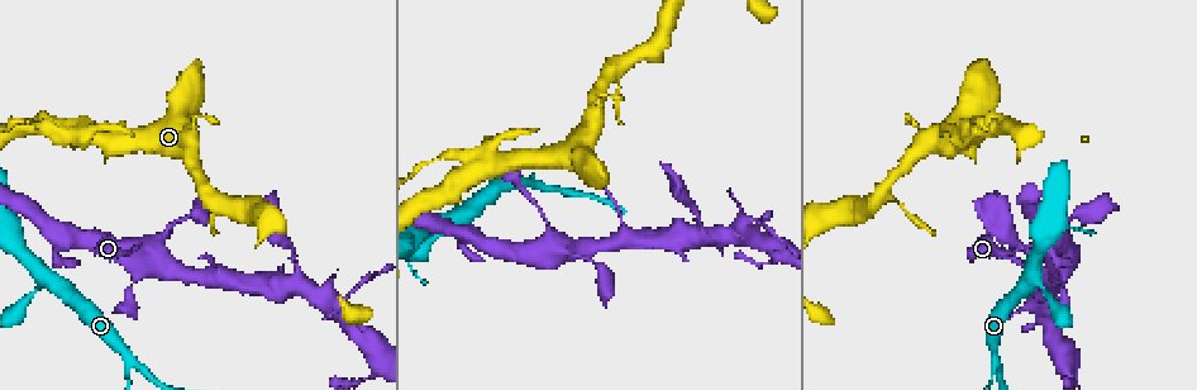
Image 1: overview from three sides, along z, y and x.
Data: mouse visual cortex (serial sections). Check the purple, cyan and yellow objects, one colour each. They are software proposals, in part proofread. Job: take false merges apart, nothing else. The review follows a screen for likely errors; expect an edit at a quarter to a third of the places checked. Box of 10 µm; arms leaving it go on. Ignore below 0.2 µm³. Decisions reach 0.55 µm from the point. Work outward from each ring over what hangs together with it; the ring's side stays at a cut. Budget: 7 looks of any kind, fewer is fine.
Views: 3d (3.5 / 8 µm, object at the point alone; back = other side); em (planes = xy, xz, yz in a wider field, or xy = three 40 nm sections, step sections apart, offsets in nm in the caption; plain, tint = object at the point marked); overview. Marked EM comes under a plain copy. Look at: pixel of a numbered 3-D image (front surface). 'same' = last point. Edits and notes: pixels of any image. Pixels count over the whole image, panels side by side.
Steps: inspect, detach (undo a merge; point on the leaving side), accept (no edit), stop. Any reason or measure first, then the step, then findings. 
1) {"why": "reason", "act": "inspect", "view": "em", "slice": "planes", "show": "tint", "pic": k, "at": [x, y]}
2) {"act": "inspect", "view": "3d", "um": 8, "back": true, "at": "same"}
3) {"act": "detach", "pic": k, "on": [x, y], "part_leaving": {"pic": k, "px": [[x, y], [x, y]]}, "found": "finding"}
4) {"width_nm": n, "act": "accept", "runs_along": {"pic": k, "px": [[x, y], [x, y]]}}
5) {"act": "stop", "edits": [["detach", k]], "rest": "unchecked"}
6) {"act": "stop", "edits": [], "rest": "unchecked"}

{"why": "side arm on a straight run", "act": "inspect", "view": "3d", "um": 8, "pic": 1, "at": [132, 359]}

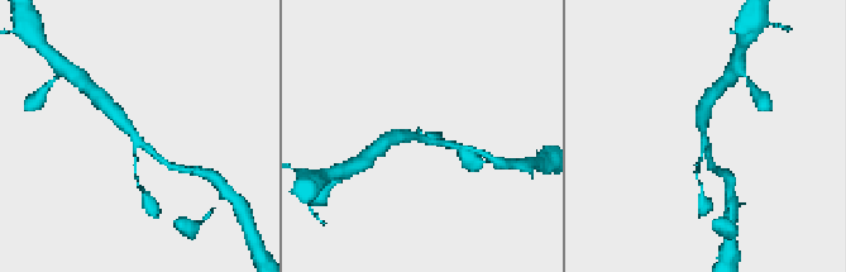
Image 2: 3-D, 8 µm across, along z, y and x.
{"act": "inspect", "view": "3d", "um": 3.5, "at": "same"}

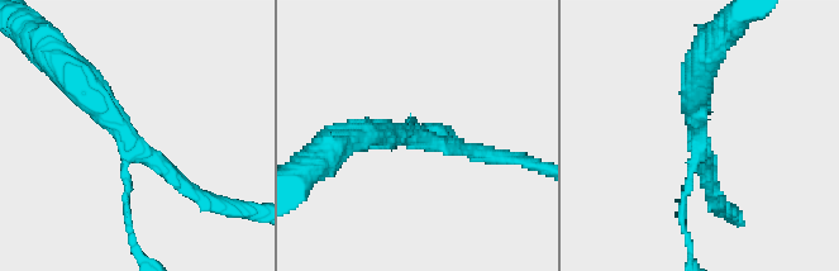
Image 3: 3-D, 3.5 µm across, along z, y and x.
{"act": "accept", "runs_along": {"pic": 3, "px": [[70, 74], [132, 144], [198, 195]]}, "found": "all the same cell"}

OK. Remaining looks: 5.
{"why": "two arms in line, one across", "act": "inspect", "view": "3d", "um": 3.5, "pic": 1, "at": [1032, 300]}

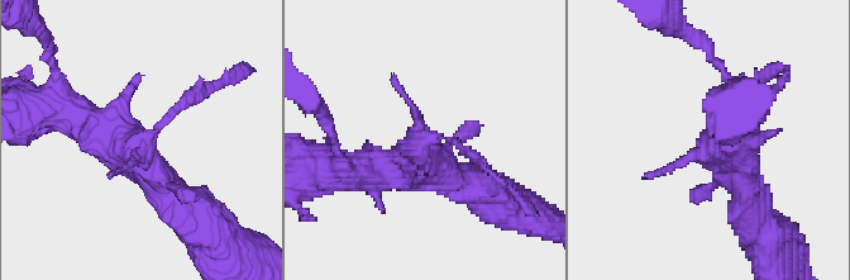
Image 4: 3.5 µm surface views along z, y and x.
{"why": "shape alone is not enough", "act": "inspect", "view": "em", "slice": "xy", "step": 2, "show": "tint", "pic": 4, "at": [423, 139]}

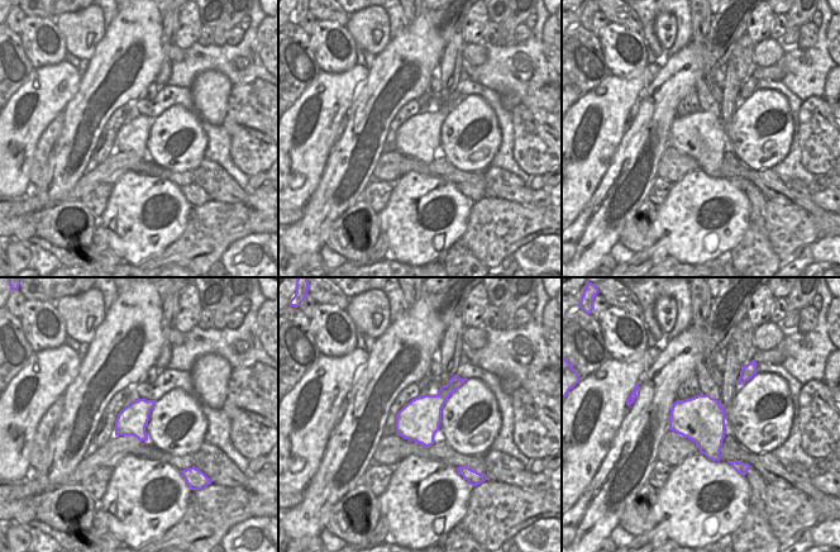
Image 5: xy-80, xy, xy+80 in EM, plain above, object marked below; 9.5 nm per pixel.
{"width_nm": 400, "act": "accept", "runs_along": {"pic": 4, "px": [[61, 109], [123, 145], [185, 214]]}, "found": "continuous, no second cell"}

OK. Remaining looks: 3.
{"why": "three arms meet", "act": "inspect", "view": "3d", "um": 3.5, "back": true, "pic": 1, "at": [474, 161]}

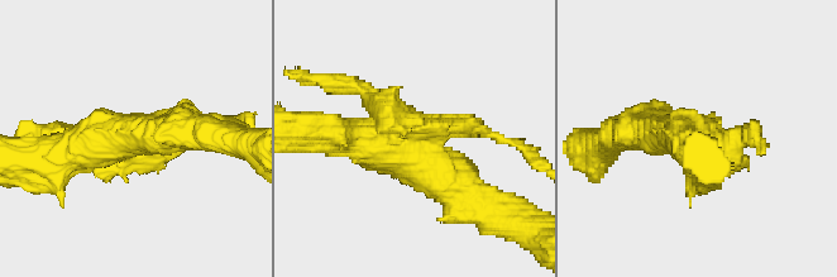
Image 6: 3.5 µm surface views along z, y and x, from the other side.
{"why": "shape alone is not enough", "act": "inspect", "view": "em", "slice": "planes", "show": "tint", "pic": 6, "at": [135, 144]}

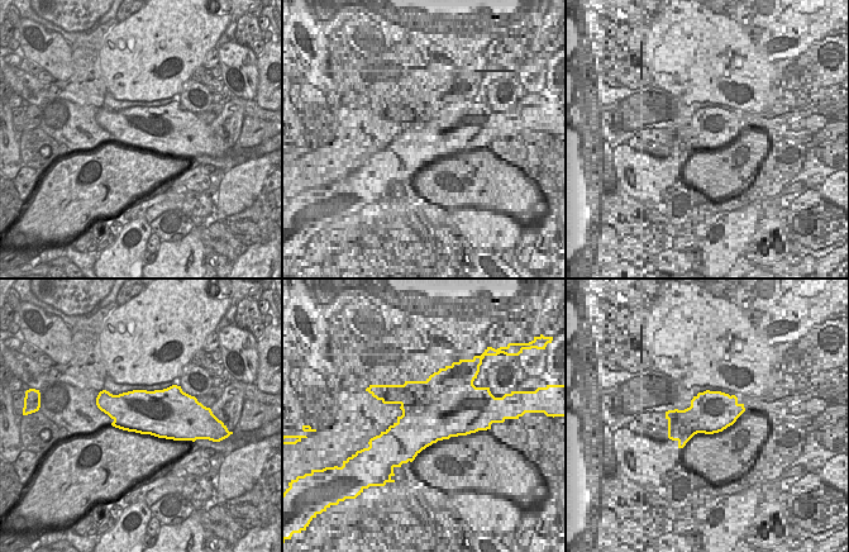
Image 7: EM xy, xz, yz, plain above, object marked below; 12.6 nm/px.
{"act": "inspect", "view": "em", "slice": "xy", "step": 1, "show": "tint", "at": "same"}

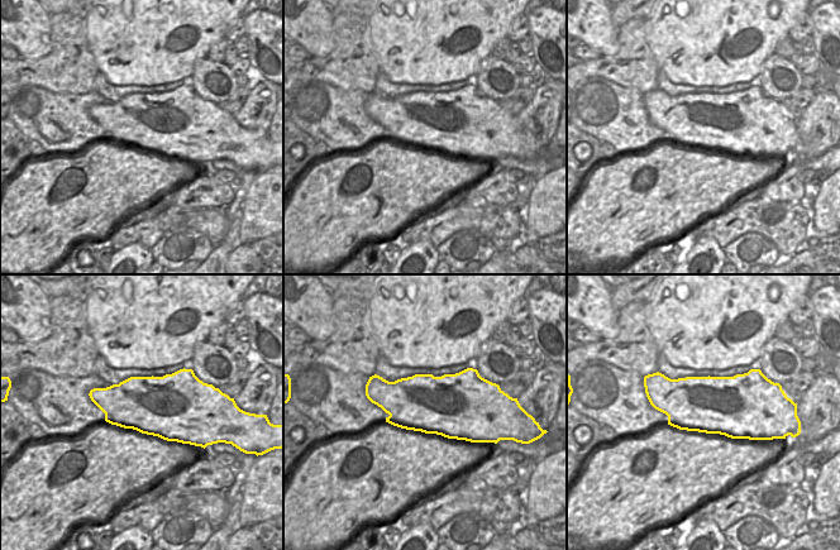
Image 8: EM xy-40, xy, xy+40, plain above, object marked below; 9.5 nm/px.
{"act": "detach", "pic": 6, "on": [484, 133], "found": "two cells meet here"}

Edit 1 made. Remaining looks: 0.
{"act": "stop", "edits": [["detach", 6]], "rest": "unchecked"}

